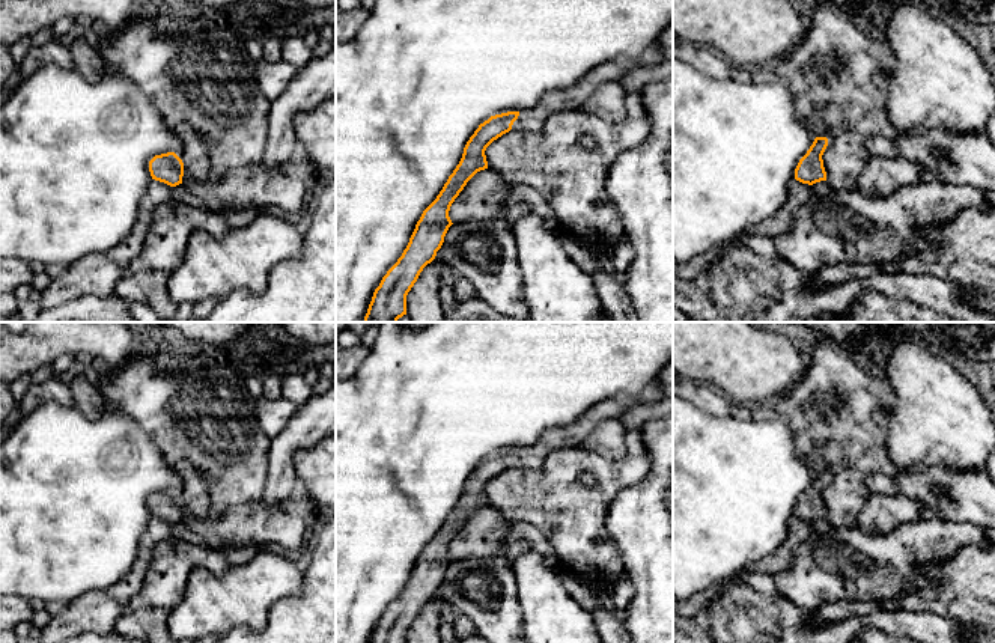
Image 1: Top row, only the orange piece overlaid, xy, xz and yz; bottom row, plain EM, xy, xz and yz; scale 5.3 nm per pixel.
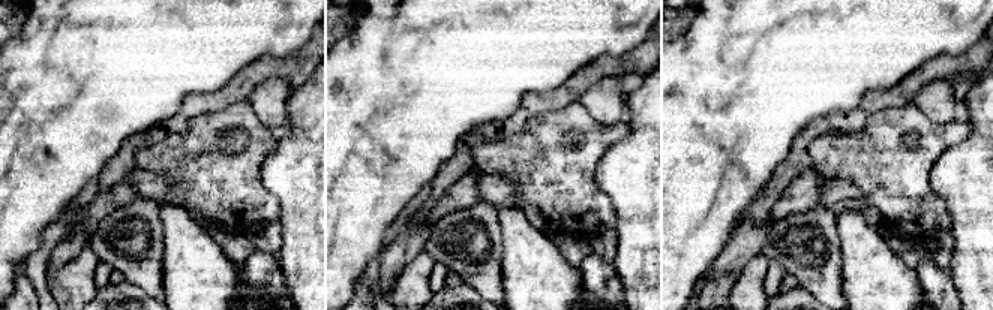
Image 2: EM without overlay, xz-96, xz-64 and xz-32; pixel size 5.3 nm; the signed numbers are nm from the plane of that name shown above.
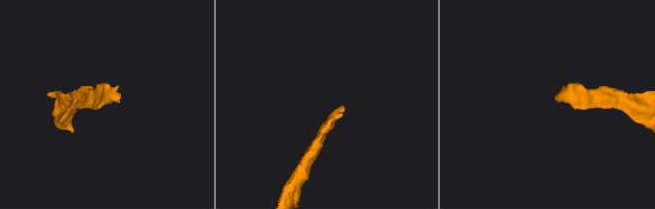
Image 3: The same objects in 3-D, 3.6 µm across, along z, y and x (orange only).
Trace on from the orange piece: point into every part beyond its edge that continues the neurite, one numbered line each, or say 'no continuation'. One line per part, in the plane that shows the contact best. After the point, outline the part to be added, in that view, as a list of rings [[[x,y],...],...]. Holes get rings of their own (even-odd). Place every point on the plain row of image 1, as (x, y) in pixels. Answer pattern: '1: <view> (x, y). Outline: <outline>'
1: xy (194, 491). Outline: [[[181,461],[175,465],[176,473],[184,480],[184,485],[175,488],[175,491],[184,500],[184,513],[190,513],[196,518],[206,518],[211,509],[211,495],[208,486],[208,477],[197,471],[188,461]]]

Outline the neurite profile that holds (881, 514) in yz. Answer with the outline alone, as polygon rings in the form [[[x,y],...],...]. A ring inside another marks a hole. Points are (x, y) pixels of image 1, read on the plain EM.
[[[870,492],[857,526],[872,535],[885,535],[921,515],[918,504],[902,492],[894,495]]]

